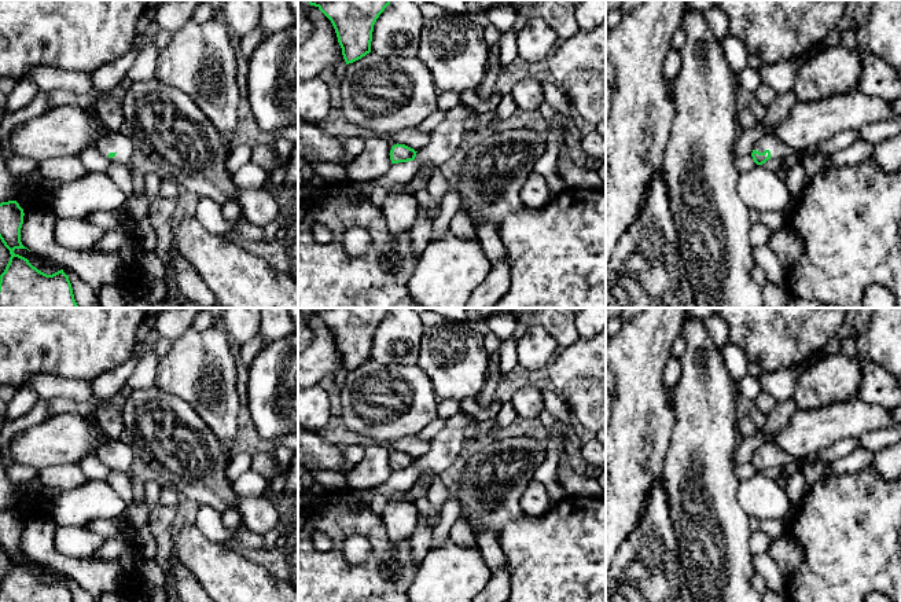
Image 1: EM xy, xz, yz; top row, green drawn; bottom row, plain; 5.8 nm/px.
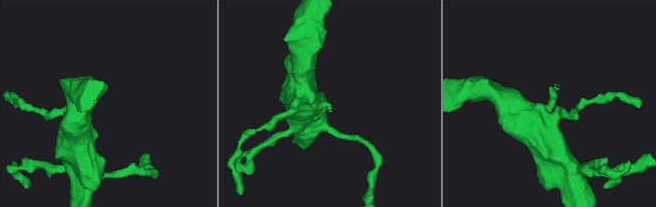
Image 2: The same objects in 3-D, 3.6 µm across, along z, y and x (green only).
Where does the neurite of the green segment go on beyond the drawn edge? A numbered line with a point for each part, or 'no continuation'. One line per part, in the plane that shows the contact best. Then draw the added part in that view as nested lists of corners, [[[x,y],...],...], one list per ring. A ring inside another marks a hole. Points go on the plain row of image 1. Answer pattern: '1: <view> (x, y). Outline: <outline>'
1: yz (779, 458). Outline: [[[769,440],[764,443],[762,445],[760,445],[754,451],[751,460],[754,458],[760,460],[769,458],[772,465],[766,470],[769,470],[771,467],[783,467],[786,465],[795,465],[798,470],[802,471],[802,466],[803,466],[803,459],[788,455],[773,440]]]

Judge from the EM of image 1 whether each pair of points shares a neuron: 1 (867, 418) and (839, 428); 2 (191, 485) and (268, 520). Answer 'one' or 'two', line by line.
1: one
2: one

